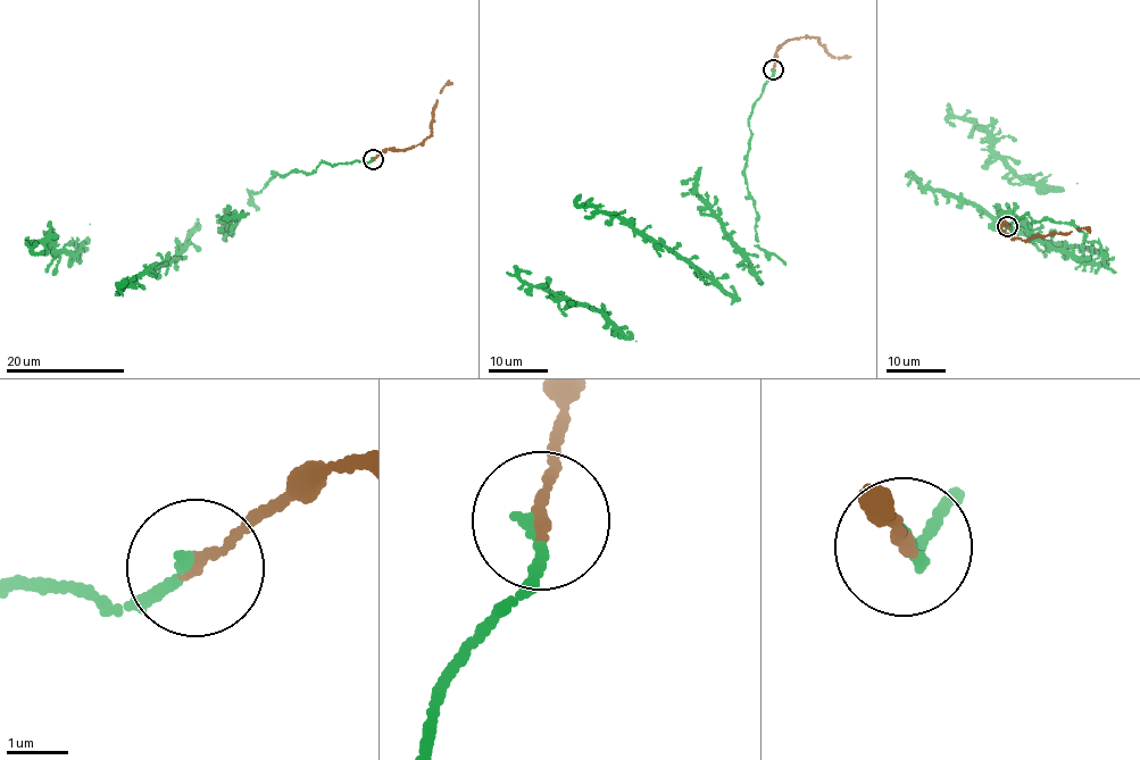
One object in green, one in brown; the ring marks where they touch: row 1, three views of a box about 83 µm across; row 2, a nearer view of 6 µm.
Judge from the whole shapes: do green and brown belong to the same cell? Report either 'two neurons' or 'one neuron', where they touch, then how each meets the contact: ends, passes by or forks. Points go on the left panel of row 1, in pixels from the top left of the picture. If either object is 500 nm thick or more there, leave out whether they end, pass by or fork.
one neuron | (373, 159) | green ends | brown ends

